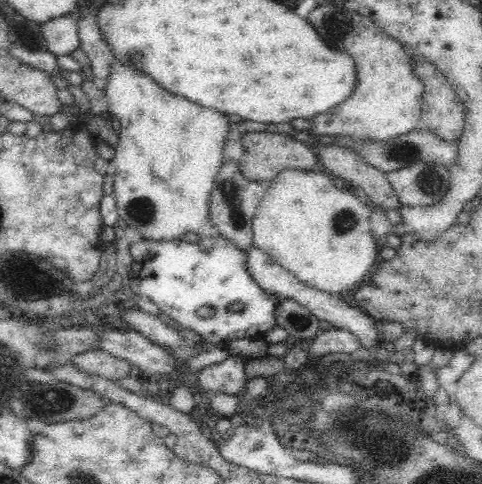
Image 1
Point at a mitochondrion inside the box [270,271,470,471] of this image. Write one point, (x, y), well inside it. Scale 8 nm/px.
(399, 447)

